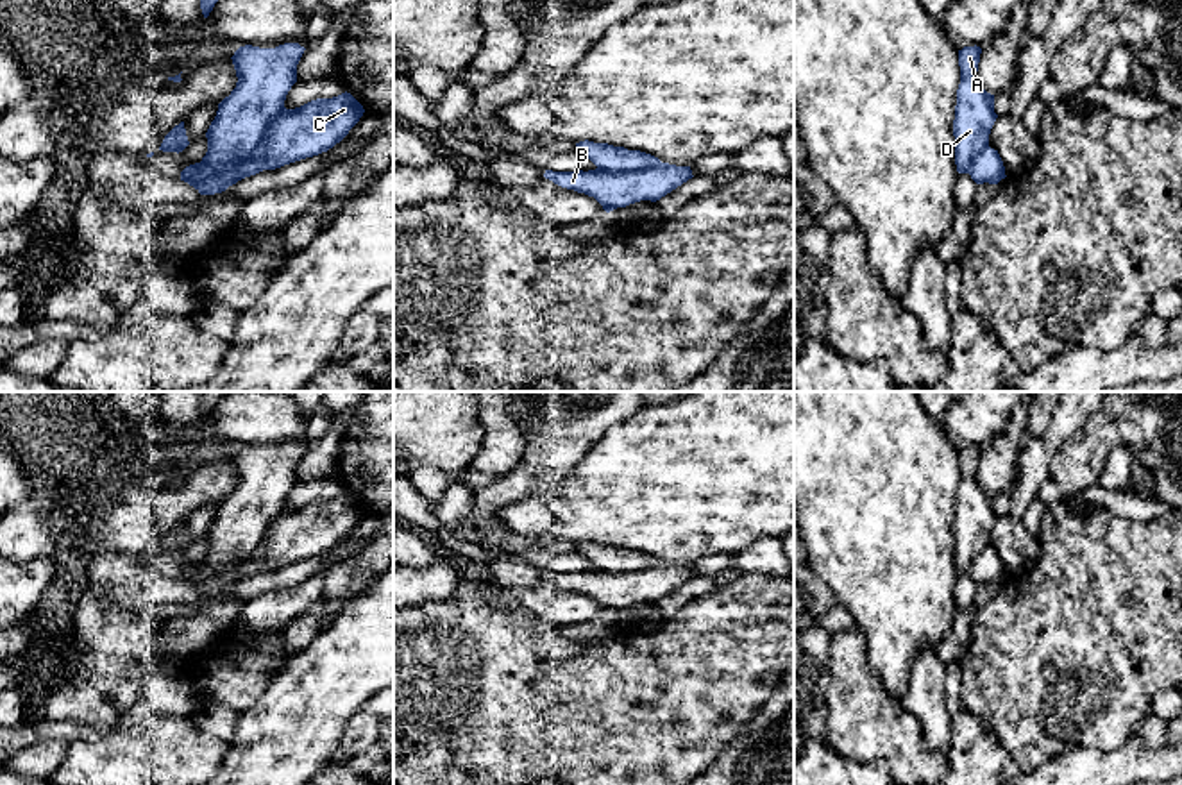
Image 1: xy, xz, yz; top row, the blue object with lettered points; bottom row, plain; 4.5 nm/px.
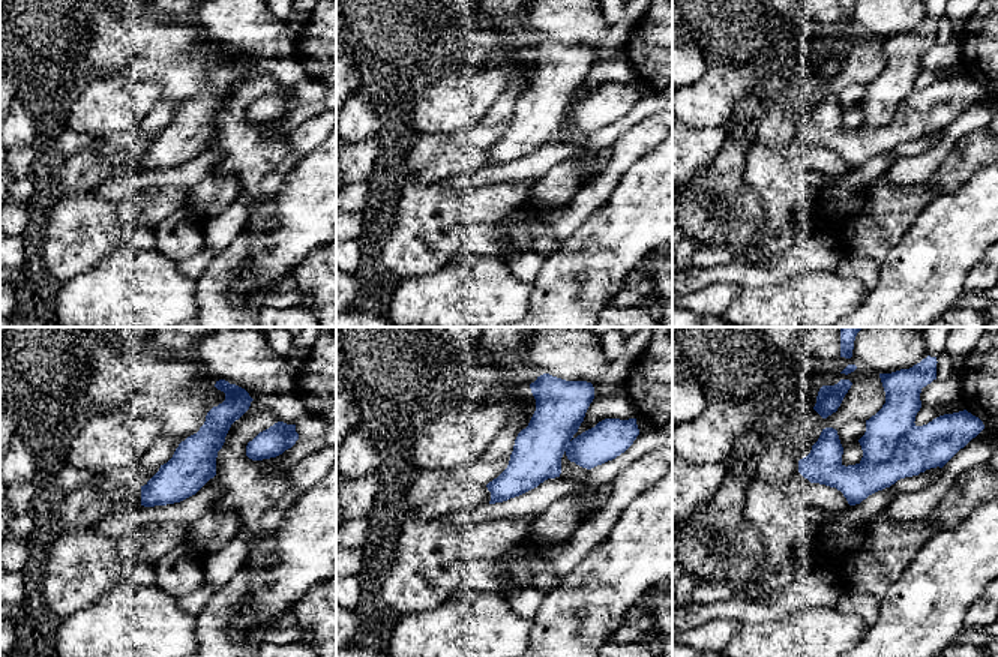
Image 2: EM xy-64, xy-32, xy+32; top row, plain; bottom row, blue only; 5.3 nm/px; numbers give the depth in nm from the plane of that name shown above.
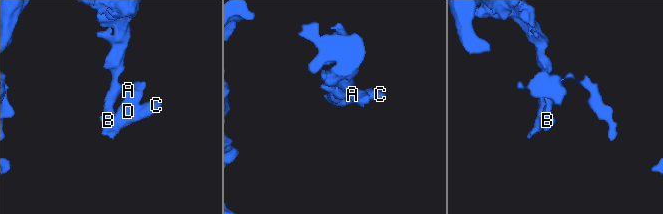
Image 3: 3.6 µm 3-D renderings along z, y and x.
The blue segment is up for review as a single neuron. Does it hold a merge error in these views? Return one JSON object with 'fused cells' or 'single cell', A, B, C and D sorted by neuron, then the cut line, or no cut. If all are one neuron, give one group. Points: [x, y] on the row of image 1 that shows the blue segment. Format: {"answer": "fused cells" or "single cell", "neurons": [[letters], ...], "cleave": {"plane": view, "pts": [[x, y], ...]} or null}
{"answer": "fused cells", "neurons": [["A", "D"], ["B", "C"]], "cleave": {"plane": "xy", "pts": [[285, 108], [247, 160], [233, 168], [201, 172]]}}

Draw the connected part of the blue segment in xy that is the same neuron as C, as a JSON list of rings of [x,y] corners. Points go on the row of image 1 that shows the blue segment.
[[[347,91],[284,109],[265,131],[254,156],[238,168],[204,175],[195,163],[186,166],[181,177],[195,179],[200,184],[200,195],[222,193],[263,170],[327,152],[349,134],[363,113],[363,106]]]

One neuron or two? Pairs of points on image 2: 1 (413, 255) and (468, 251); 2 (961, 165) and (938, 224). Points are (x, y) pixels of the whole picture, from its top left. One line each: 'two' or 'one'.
1: two
2: two

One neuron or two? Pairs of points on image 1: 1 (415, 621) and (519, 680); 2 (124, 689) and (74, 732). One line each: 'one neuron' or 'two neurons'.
1: one neuron
2: two neurons

